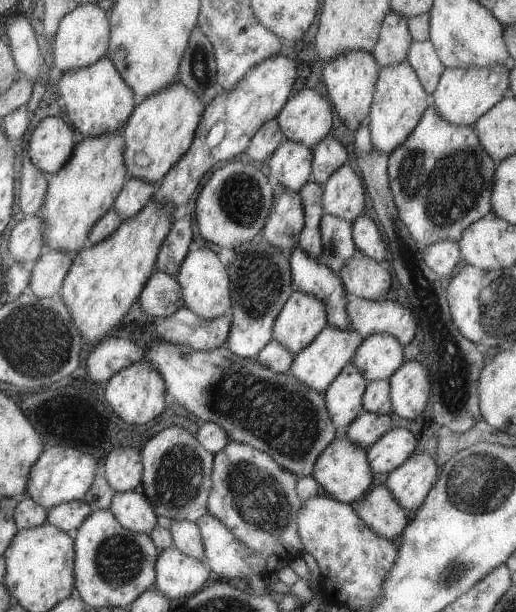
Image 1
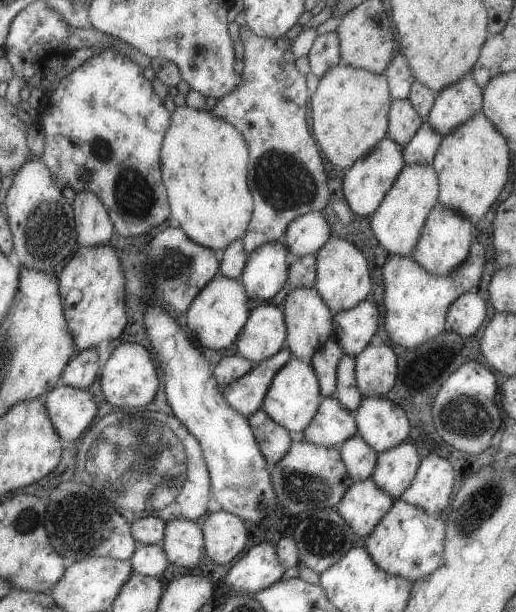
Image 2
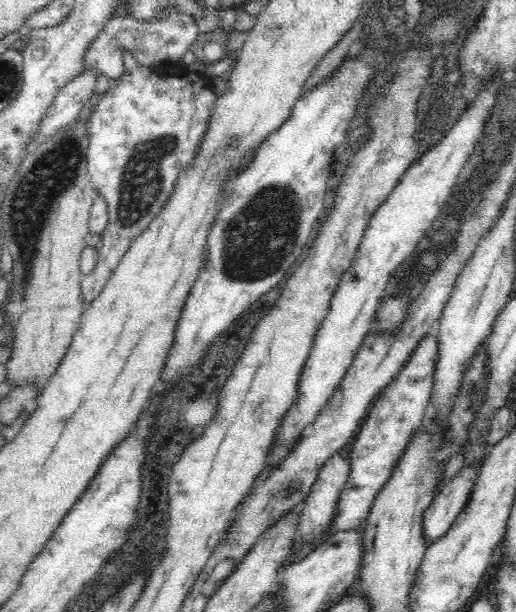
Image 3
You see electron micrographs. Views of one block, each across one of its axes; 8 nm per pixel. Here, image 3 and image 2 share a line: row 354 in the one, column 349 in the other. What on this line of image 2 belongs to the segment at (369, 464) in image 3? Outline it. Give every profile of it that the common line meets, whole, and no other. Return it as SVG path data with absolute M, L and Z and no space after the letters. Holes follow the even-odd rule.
M331 396L322 398L312 421L298 437L314 445L337 447L355 434L354 415Z

